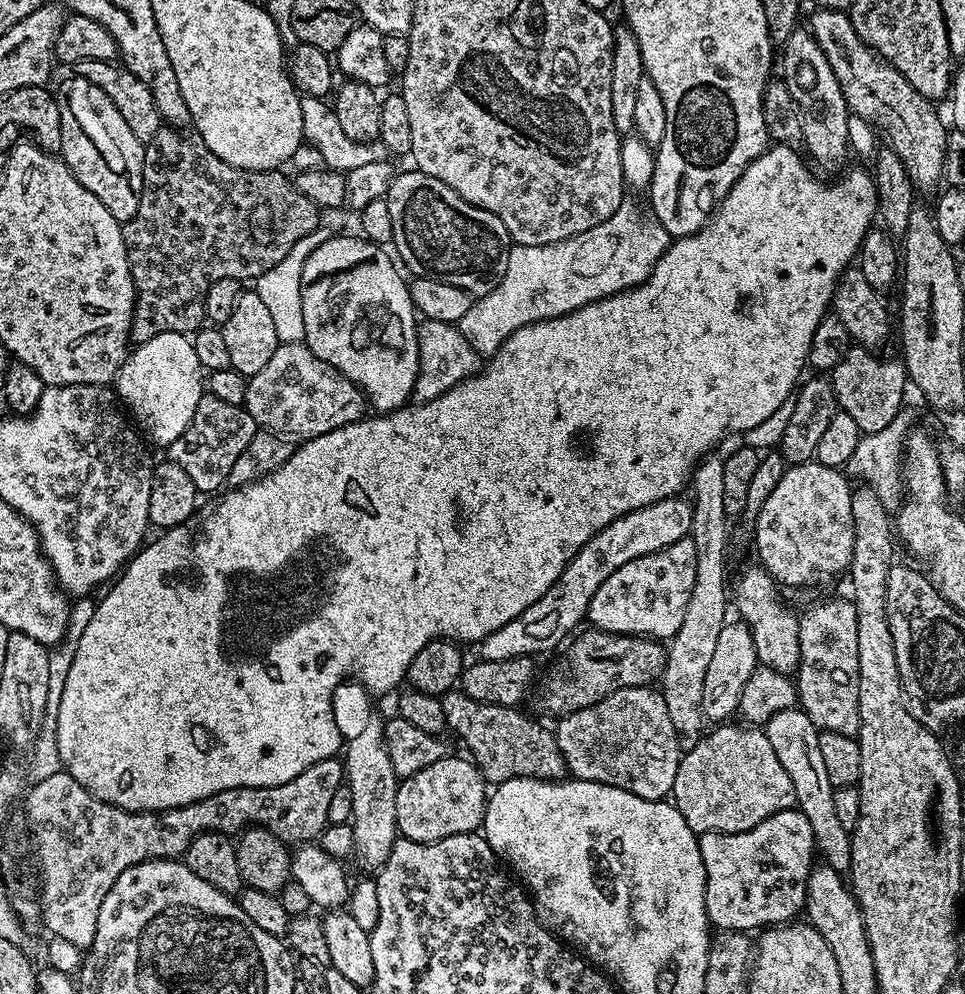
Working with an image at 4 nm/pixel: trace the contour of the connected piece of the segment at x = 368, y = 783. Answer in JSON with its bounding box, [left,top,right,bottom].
[342,719,400,870]

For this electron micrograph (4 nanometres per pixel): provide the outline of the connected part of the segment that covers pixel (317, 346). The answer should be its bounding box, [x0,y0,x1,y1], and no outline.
[300,235,420,413]

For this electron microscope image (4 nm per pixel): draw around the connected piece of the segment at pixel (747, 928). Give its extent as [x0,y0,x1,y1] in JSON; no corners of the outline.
[699,807,814,933]

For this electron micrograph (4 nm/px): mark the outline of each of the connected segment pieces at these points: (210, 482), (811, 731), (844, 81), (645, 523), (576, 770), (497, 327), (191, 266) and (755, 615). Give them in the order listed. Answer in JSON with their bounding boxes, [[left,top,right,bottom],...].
[[167,394,258,493],[763,707,852,873],[807,8,949,193],[479,495,692,662],[555,685,682,800],[458,225,668,357],[123,126,321,345],[734,566,800,674]]

